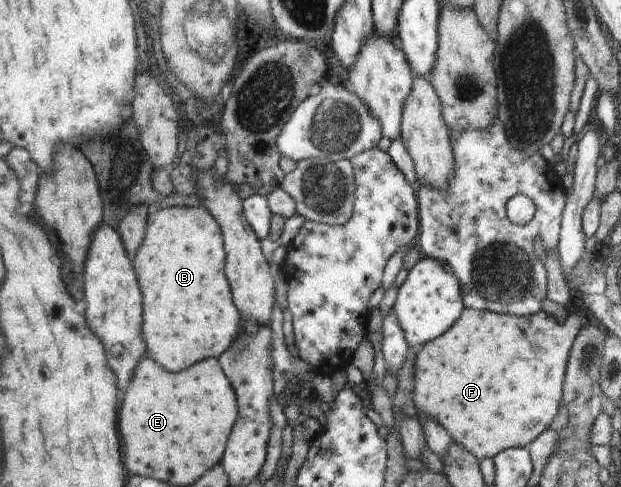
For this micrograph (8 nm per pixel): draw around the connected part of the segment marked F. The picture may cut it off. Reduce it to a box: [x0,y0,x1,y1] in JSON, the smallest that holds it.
[413,301,586,460]

